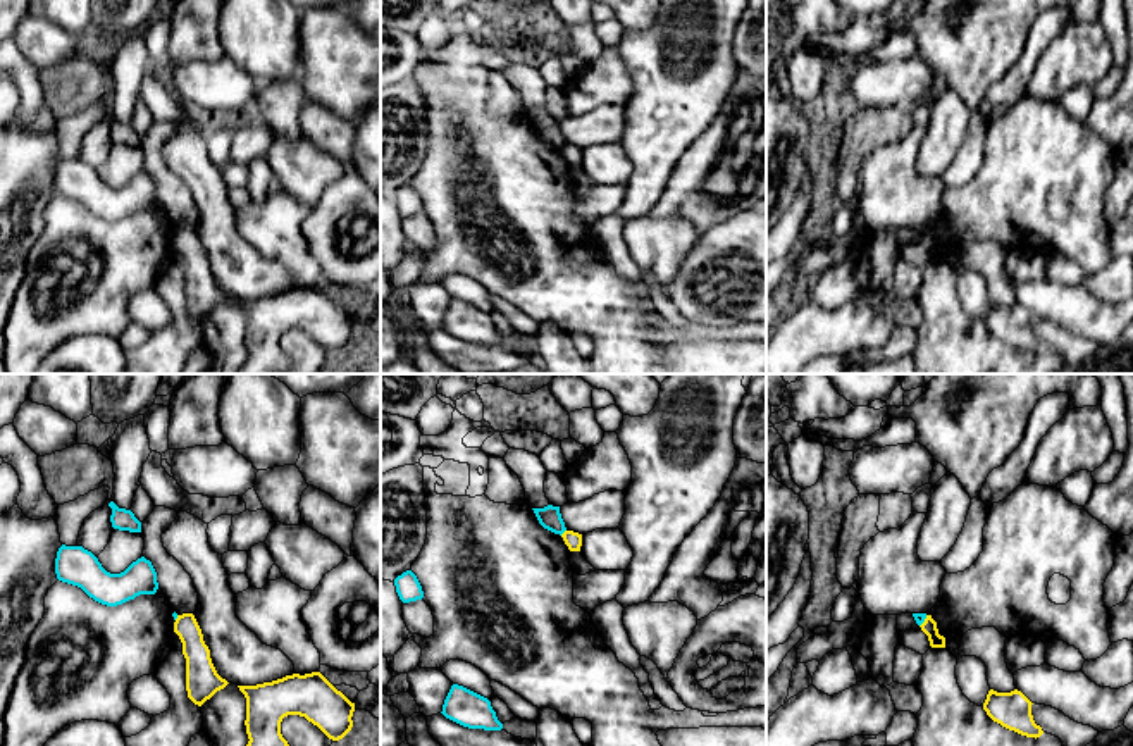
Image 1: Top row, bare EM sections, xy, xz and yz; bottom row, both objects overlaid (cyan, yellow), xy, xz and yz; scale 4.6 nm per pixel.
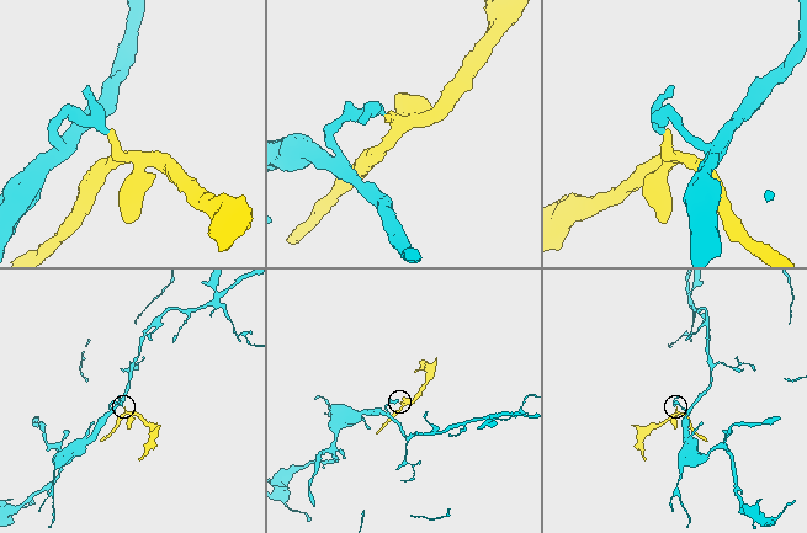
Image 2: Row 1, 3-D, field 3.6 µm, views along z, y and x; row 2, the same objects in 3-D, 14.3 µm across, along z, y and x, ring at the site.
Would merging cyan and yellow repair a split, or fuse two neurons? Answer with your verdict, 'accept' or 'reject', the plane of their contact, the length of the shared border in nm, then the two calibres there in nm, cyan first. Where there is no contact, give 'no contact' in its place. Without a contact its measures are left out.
reject; contact in xz; length 40 nm; calibres 110 and 80 nm

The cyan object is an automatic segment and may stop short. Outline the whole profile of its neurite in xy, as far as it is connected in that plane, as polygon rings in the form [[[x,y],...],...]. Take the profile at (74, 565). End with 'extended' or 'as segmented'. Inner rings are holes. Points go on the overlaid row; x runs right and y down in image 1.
[[[62,544],[55,558],[57,579],[81,587],[95,601],[117,606],[139,594],[155,594],[157,572],[145,556],[133,562],[124,572],[107,572],[98,558],[83,546]]] | as segmented

